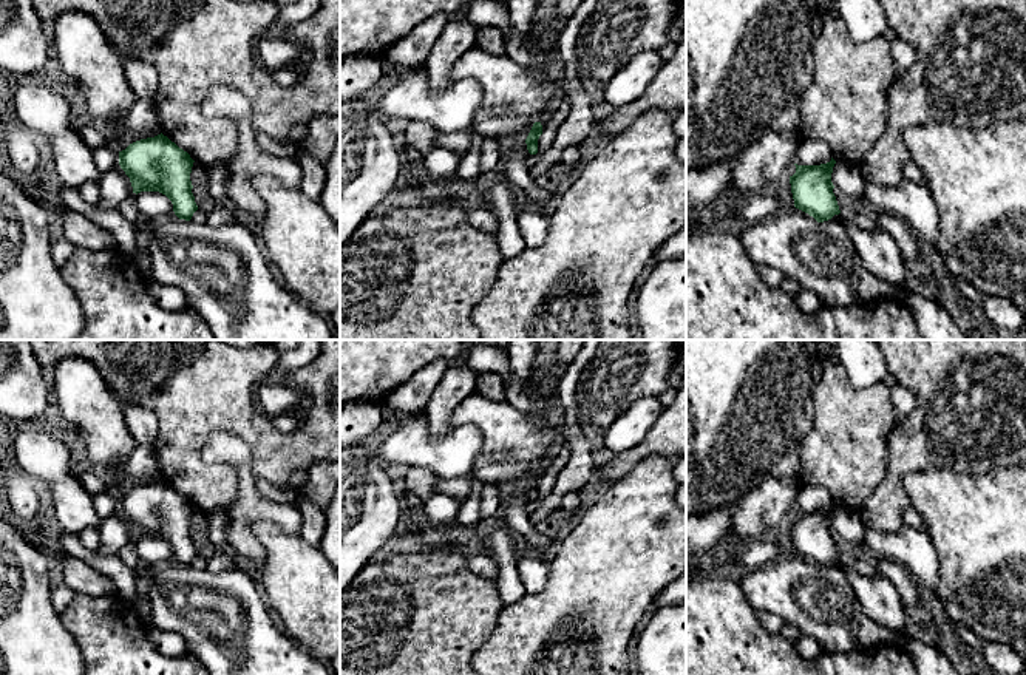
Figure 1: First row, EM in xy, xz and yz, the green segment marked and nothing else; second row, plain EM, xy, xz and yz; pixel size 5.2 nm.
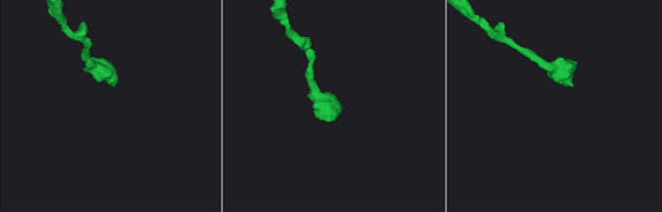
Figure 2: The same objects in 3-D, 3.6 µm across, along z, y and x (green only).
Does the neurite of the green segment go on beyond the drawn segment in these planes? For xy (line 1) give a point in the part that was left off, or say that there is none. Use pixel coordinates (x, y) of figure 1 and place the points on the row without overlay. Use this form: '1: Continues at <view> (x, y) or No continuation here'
1: No continuation here

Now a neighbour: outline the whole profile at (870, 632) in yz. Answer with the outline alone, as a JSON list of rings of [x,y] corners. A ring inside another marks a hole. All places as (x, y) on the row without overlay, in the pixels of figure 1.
[[[864,616],[861,626],[854,635],[859,647],[871,647],[882,644],[895,644],[905,647],[909,636],[890,632],[885,626]]]

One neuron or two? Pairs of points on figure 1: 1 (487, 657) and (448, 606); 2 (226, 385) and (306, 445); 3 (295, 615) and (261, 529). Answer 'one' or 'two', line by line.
1: two
2: one
3: one

